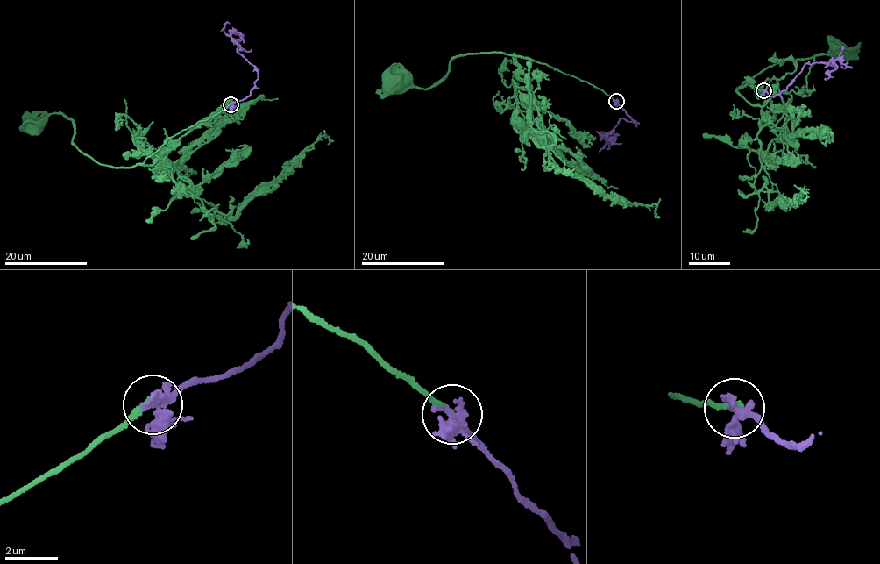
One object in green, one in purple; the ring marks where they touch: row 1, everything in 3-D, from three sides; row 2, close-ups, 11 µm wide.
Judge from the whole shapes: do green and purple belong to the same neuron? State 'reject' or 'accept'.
accept

